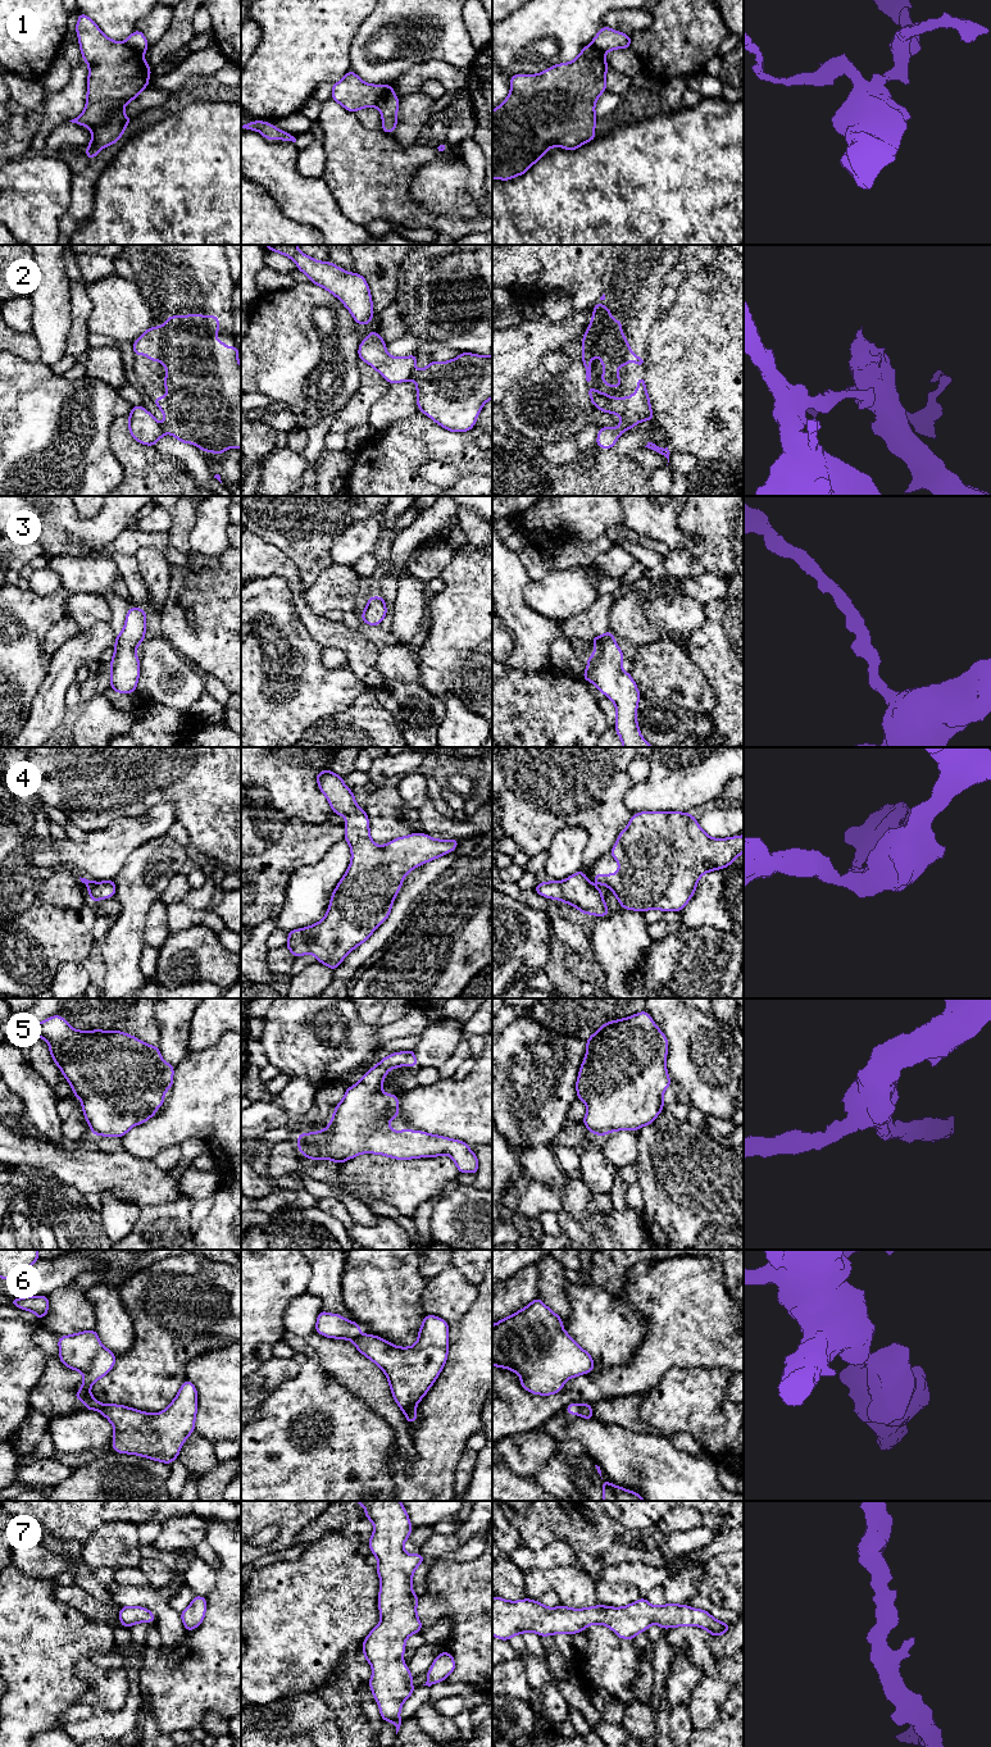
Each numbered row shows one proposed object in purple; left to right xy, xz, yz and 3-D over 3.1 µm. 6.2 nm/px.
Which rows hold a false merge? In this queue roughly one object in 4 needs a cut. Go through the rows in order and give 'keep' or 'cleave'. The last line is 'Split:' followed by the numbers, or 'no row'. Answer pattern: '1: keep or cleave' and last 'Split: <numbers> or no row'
1: cleave
2: cleave
3: keep
4: keep
5: keep
6: cleave
7: keep
Split: 1, 2, 6

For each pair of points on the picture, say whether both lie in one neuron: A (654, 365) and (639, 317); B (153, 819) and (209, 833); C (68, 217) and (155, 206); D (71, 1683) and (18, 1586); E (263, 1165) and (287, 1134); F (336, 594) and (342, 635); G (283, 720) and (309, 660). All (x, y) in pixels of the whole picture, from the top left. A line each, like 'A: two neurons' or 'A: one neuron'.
A: two neurons
B: two neurons
C: two neurons
D: one neuron
E: one neuron
F: two neurons
G: one neuron

